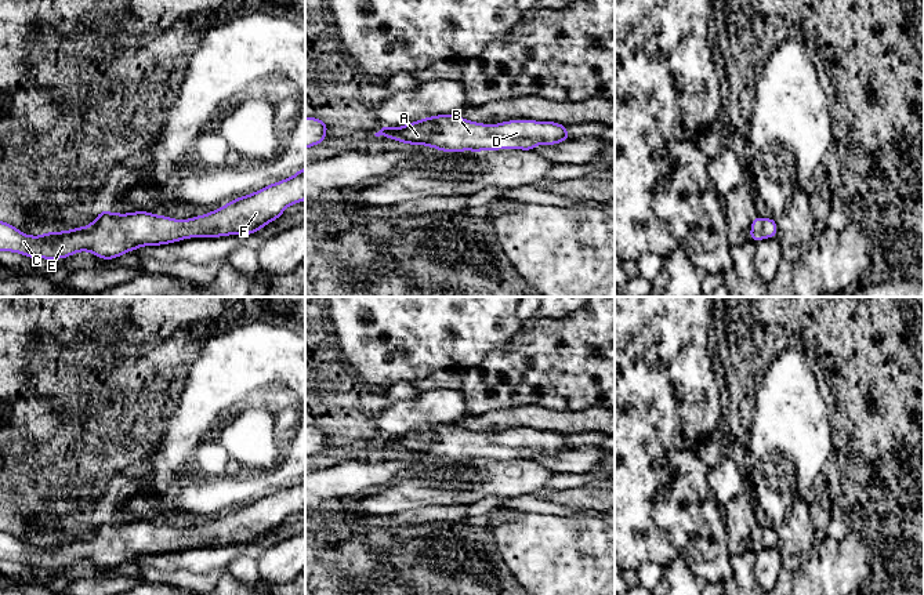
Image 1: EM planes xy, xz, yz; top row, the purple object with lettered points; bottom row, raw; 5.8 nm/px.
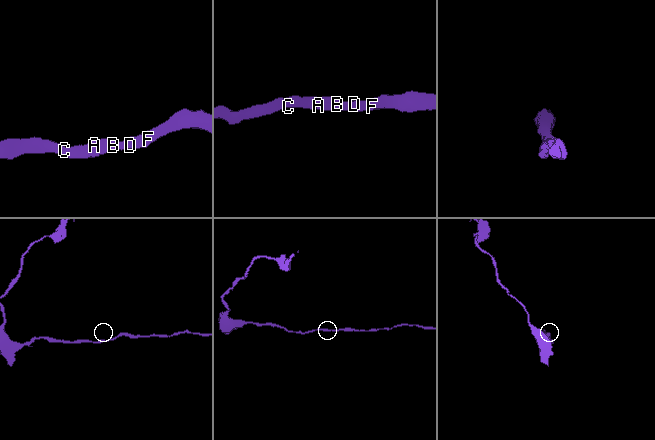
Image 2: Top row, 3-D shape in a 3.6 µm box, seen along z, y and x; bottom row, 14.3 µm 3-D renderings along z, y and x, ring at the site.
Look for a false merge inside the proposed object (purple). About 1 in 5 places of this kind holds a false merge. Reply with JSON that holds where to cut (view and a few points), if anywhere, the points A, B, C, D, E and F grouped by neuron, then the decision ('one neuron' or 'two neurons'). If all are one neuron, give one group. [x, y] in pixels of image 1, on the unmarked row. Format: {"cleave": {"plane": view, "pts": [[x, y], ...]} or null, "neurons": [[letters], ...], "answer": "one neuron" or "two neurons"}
{"cleave": null, "neurons": [["A", "B", "C", "D", "E", "F"]], "answer": "one neuron"}

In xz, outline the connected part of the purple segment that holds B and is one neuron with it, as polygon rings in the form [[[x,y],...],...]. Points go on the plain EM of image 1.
[[[457,424],[430,425],[398,438],[383,436],[374,445],[402,453],[431,456],[443,462],[514,457],[533,460],[541,453],[555,454],[572,447],[566,436],[555,431],[508,429],[488,435]]]

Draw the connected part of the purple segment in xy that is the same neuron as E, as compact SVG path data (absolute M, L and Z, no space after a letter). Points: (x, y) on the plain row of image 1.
M305 476L290 487L186 530L148 520L119 523L101 519L87 536L40 545L23 544L11 533L0 530L0 560L44 569L61 569L88 560L101 569L115 569L144 555L169 554L188 547L251 544L278 529L289 515L302 509Z

